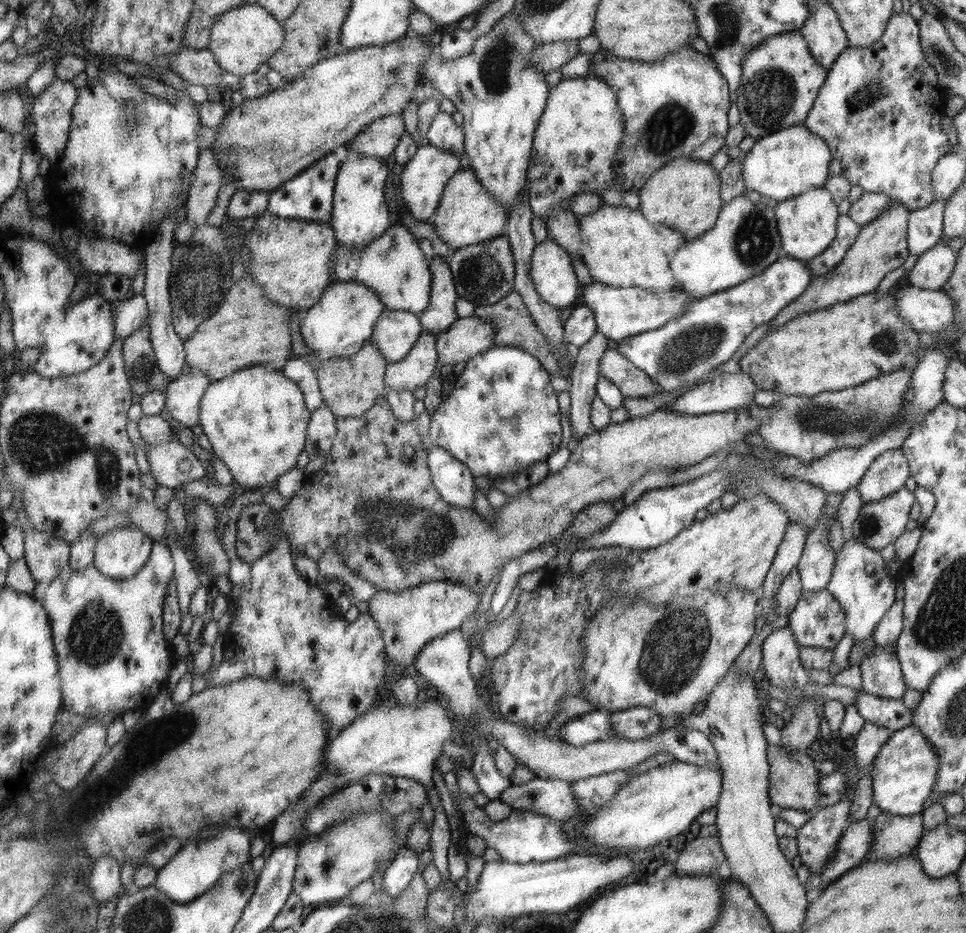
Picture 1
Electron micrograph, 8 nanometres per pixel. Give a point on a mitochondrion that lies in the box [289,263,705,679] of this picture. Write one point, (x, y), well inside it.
(382, 519)

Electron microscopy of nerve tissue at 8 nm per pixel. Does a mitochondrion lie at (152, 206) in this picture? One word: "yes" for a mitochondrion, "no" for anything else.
no

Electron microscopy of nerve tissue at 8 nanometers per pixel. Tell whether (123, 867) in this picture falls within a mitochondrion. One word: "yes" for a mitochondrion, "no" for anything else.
no

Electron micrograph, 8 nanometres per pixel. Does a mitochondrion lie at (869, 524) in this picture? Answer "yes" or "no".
yes

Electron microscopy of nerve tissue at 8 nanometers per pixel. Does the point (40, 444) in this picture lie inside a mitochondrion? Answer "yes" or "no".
yes

